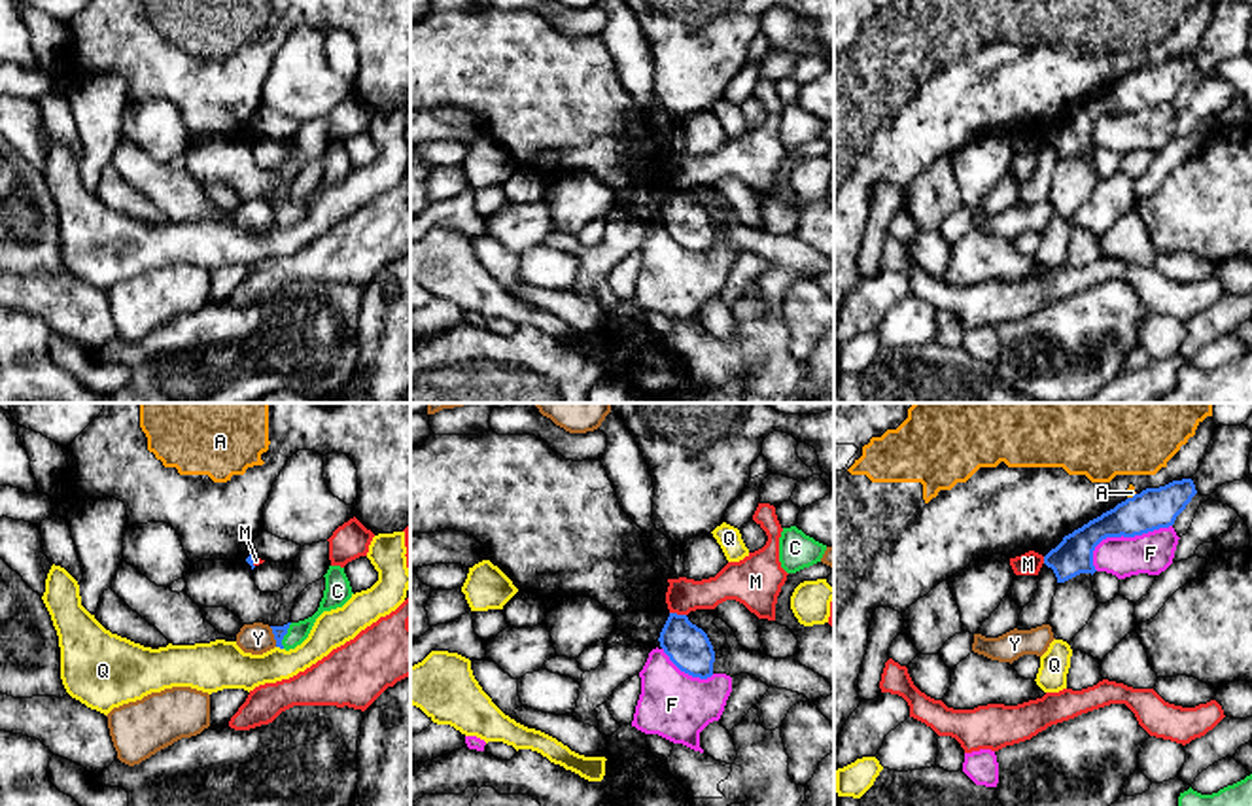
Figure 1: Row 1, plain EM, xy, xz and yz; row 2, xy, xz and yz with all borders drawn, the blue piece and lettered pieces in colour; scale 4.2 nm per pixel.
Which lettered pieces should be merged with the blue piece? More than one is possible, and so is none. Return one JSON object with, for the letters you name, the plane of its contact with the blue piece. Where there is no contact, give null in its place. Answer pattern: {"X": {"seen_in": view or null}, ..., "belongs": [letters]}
{"C": {"seen_in": "xy"}, "belongs": ["C"]}

